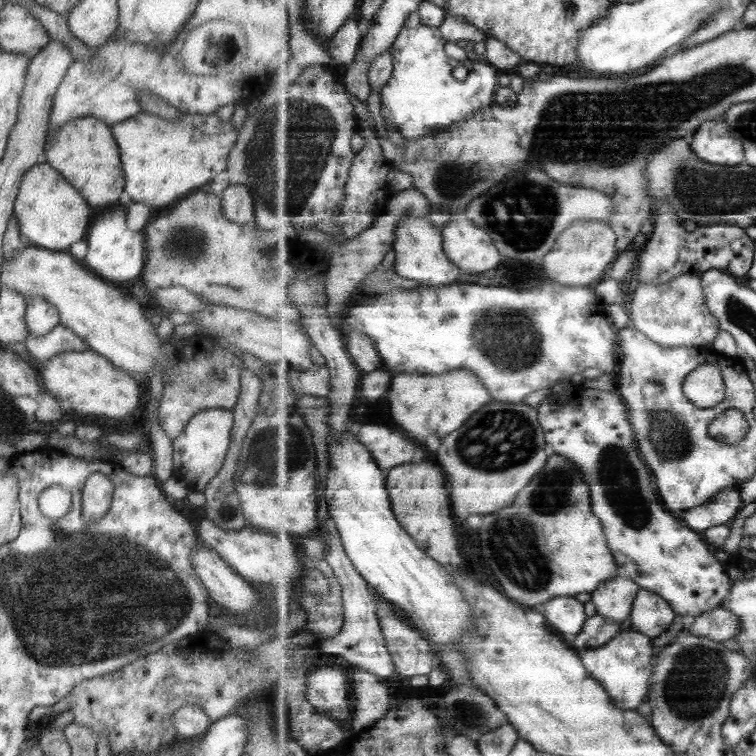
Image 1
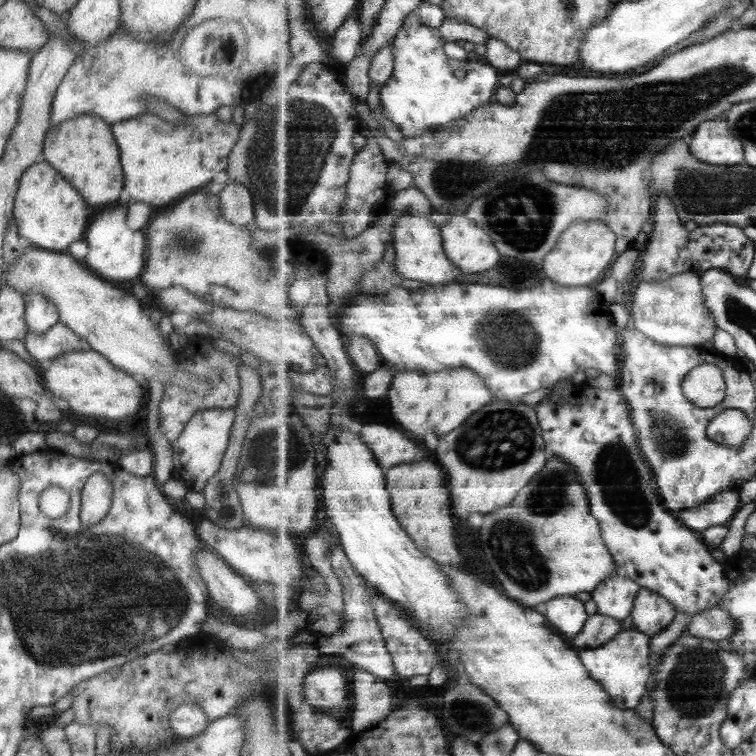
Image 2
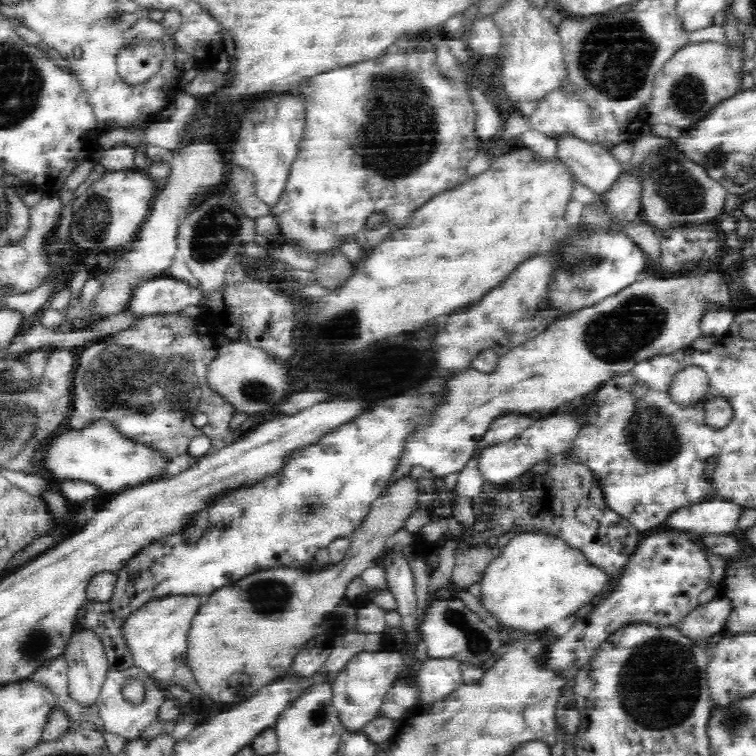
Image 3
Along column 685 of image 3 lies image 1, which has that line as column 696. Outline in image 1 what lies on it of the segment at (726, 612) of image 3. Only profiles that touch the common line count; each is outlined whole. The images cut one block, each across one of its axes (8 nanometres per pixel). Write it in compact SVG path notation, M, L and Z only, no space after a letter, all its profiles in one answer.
M721 606L697 616L690 631L695 636L723 642L741 634L741 619L733 611Z

